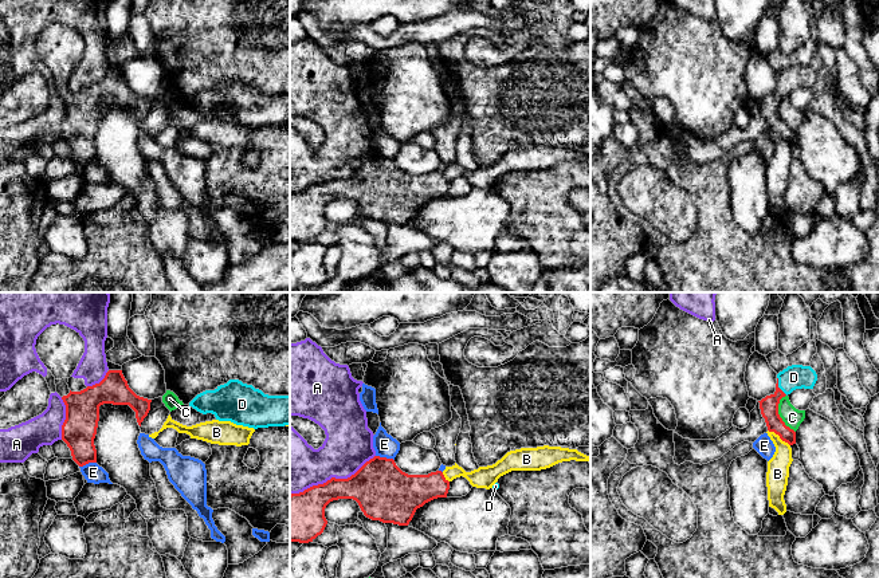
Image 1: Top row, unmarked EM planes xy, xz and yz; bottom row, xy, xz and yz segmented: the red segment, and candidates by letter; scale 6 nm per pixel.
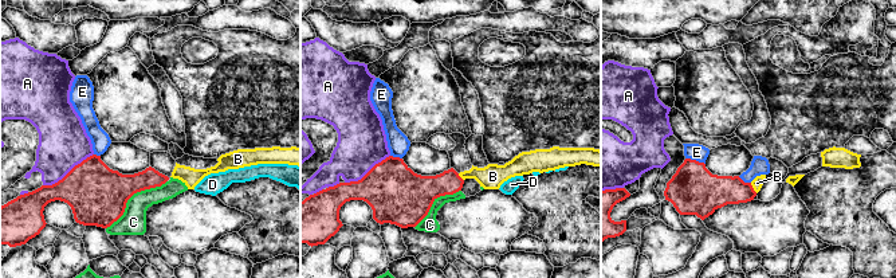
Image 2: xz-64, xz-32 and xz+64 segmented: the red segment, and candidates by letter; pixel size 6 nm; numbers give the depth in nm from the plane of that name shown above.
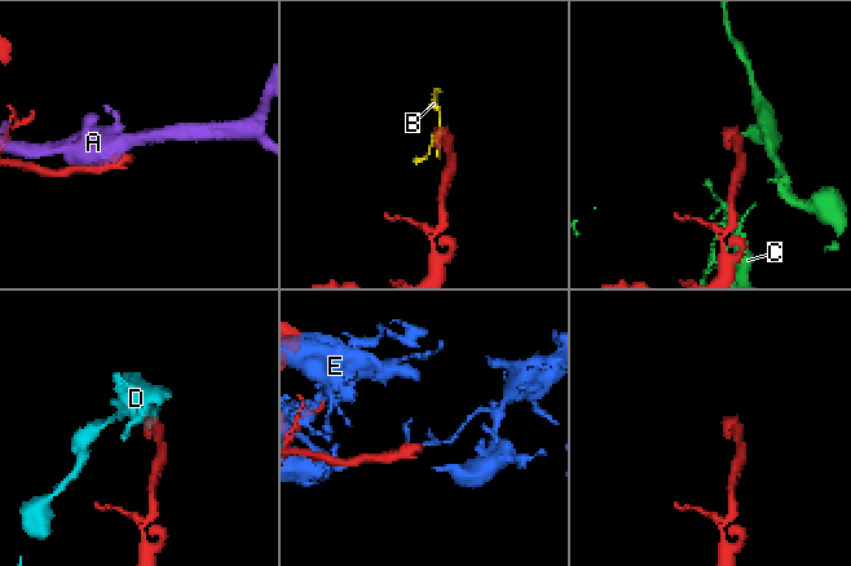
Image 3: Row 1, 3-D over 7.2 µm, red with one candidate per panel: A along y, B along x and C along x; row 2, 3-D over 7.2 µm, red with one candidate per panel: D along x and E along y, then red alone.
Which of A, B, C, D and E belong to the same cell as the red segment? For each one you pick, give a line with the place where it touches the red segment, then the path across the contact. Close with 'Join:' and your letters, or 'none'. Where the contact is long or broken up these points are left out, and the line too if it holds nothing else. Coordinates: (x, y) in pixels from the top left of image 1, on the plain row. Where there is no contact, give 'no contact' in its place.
D: yz (777, 86) | across yz (769, 105), (777, 95), (777, 86), (793, 77)
Join: D

